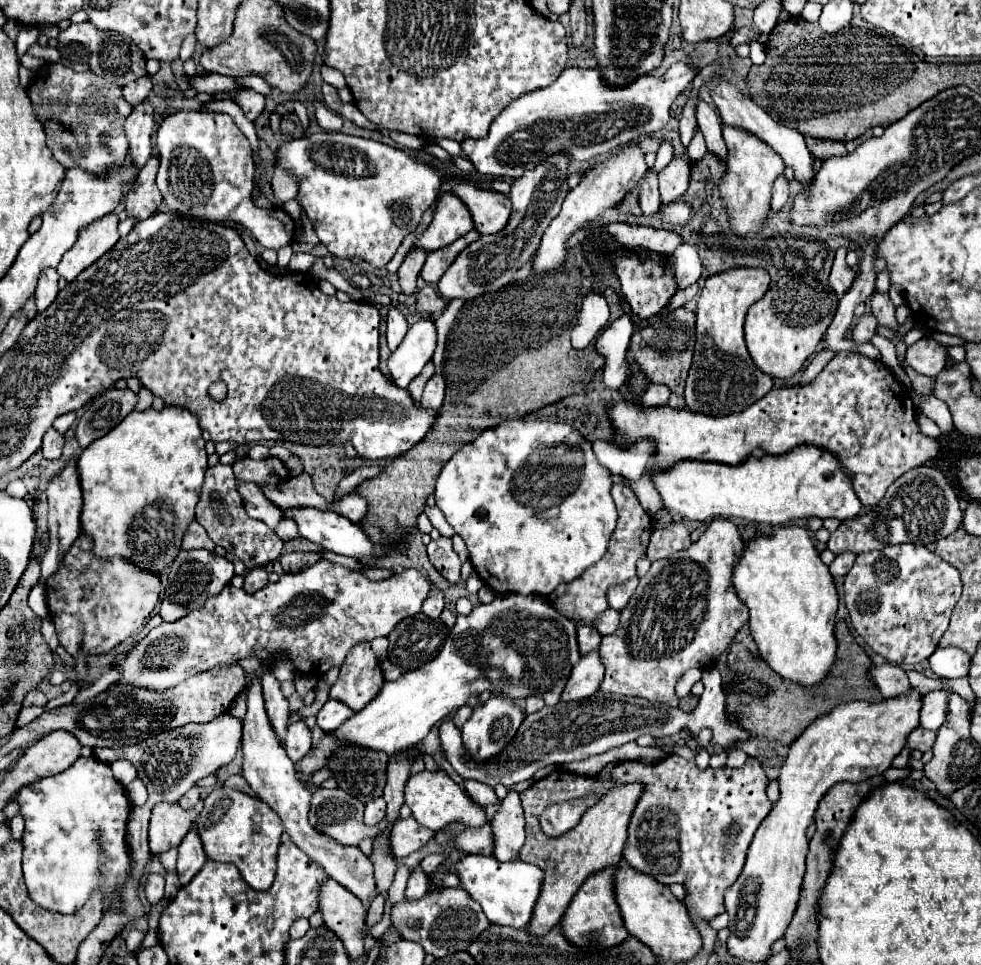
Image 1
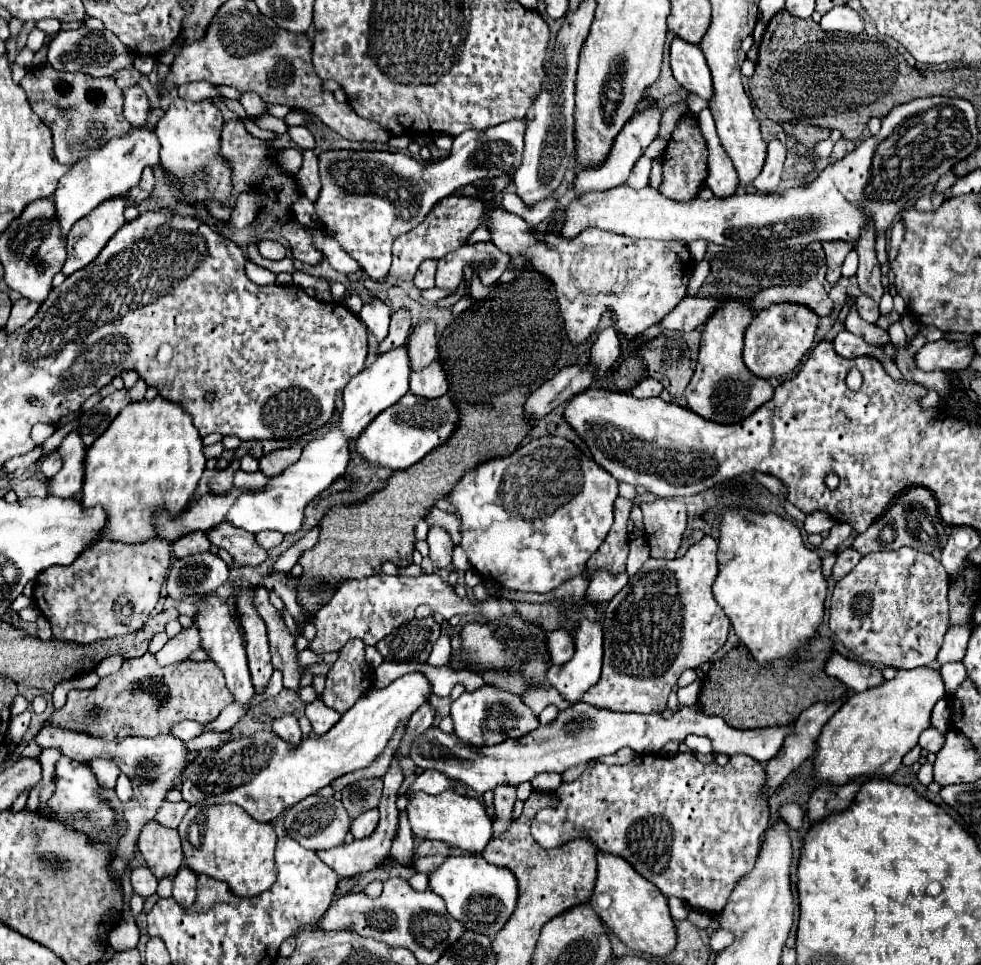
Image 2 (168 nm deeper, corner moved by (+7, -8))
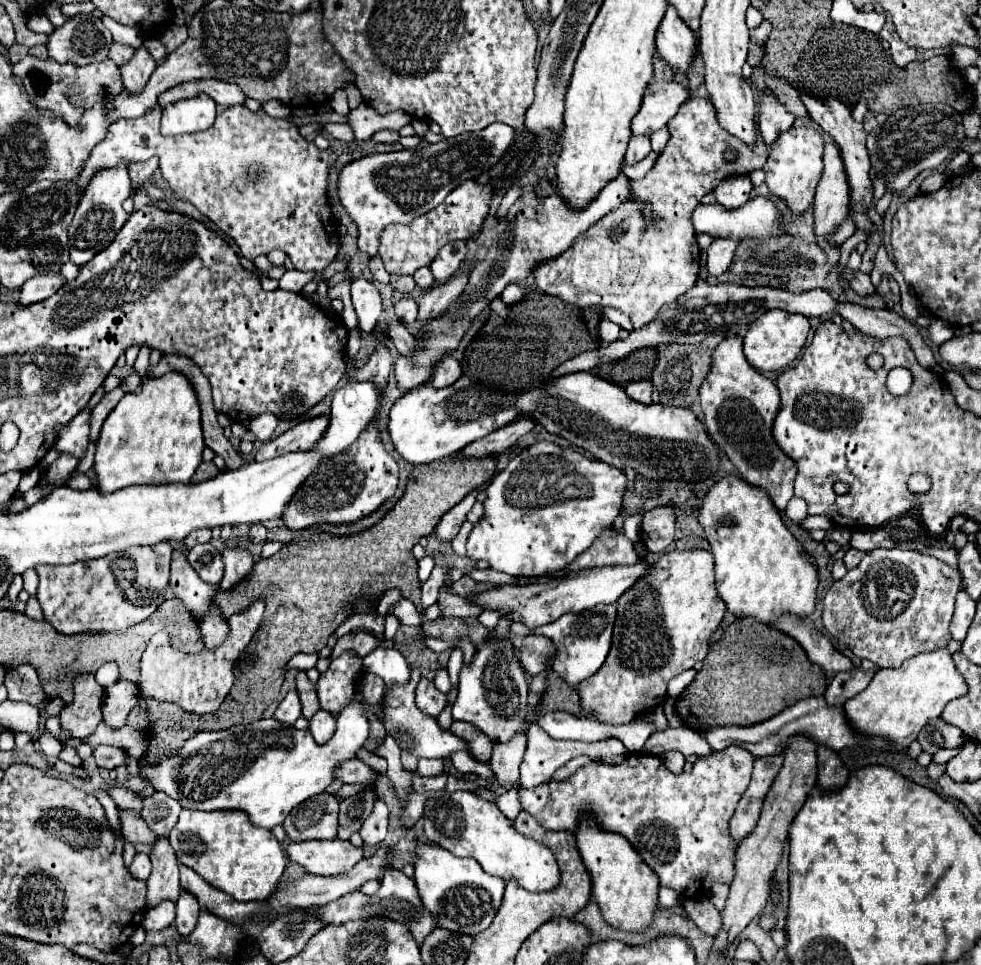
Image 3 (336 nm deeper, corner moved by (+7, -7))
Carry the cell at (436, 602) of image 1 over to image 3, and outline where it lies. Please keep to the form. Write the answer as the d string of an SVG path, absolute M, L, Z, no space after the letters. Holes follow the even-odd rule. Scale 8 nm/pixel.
M434 566L430 578L422 584L422 598L420 598L422 608L428 608L428 606L436 604L436 600L438 600L438 588L442 586L442 582L448 580L446 574L448 574L446 570L442 570L440 566Z

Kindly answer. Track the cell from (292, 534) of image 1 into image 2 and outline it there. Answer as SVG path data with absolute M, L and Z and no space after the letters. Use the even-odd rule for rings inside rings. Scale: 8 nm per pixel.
M260 531L260 533L256 533L256 541L258 541L258 545L264 547L266 551L278 547L278 545L282 543L282 539L284 539L284 535L278 533L278 531Z

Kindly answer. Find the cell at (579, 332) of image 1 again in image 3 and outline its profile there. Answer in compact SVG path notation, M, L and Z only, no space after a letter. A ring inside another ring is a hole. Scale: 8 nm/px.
M708 98L686 100L680 106L678 114L668 122L668 130L670 130L670 140L664 152L658 156L650 174L646 174L644 180L632 182L634 194L640 200L652 204L658 222L654 226L644 226L642 214L638 214L640 212L638 204L624 204L618 210L610 212L598 224L590 226L584 234L580 234L562 256L536 264L538 268L534 268L532 274L536 278L536 286L542 292L552 294L562 302L576 306L580 310L586 310L590 306L610 306L622 310L624 314L628 314L634 330L636 328L640 330L650 322L650 318L654 318L654 314L658 314L658 310L666 302L676 302L682 294L686 294L686 290L690 290L690 286L694 286L700 272L700 248L696 244L696 234L690 222L692 210L696 208L696 204L700 204L704 194L712 192L718 186L722 178L732 174L750 174L752 170L762 168L766 164L768 152L760 136L756 140L756 146L750 148L740 140L736 140L734 136L730 136L726 130L722 130L716 120L714 106ZM726 150L734 150L736 158L730 162L724 160Z

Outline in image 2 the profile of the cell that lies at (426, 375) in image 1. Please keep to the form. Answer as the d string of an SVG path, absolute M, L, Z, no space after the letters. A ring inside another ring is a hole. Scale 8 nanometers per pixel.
M424 321L418 323L412 329L412 335L408 339L408 357L412 367L418 371L426 365L430 365L436 359L436 323Z

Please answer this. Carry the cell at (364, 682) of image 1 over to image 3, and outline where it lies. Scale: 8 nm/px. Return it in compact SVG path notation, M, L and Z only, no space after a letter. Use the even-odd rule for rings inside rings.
M344 652L340 658L332 660L326 674L322 674L316 684L320 706L332 714L340 714L342 708L354 700L360 678L362 658L354 652Z

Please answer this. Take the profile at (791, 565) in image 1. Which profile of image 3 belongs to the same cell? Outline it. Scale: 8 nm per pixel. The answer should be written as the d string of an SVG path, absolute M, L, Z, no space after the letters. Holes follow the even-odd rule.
M738 476L722 478L706 494L700 508L700 524L710 542L710 552L716 558L716 590L726 608L736 618L754 618L762 624L772 624L776 618L786 614L796 618L806 618L816 608L818 594L818 566L816 558L808 554L802 544L794 538L790 528L782 522L776 506L770 502L766 490L746 484Z

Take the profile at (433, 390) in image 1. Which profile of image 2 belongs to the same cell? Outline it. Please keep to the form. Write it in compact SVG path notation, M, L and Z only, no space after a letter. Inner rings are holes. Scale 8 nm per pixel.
M432 361L422 371L410 371L410 391L420 397L434 399L448 391L448 379L440 361Z

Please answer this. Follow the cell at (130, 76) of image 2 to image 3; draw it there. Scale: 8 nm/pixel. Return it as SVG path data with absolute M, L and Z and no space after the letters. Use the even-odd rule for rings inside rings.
M112 44L112 48L110 48L110 58L112 58L114 64L118 64L120 68L122 68L126 62L130 62L132 56L134 56L134 48L130 48L130 46Z

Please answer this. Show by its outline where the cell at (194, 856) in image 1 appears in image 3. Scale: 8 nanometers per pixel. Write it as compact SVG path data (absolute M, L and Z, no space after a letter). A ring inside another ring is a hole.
M182 890L178 896L178 902L176 902L176 924L174 926L176 926L178 934L184 936L194 930L198 912L200 912L198 900L188 890Z

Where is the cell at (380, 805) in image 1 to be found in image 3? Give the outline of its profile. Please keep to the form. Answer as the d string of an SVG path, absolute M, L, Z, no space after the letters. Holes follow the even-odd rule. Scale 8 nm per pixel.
M378 800L374 804L372 814L364 820L364 824L360 828L360 836L362 836L364 844L376 846L386 838L386 830L388 830L388 808L382 800Z

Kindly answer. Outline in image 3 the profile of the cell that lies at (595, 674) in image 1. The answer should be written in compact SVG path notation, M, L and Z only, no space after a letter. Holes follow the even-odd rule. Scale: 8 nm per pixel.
M600 604L600 606L592 608L592 610L582 612L582 614L564 614L556 622L552 622L548 626L542 626L542 628L536 628L536 630L528 630L520 622L512 622L510 628L512 628L514 634L520 634L520 636L544 634L544 636L552 638L556 648L558 648L558 654L556 654L556 658L552 662L552 670L556 670L558 676L564 682L570 682L570 686L576 688L586 678L594 676L594 672L604 664L606 654L610 650L614 620L616 620L616 604Z

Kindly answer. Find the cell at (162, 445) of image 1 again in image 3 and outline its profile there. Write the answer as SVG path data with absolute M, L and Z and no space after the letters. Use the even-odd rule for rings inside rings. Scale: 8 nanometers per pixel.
M172 372L162 378L144 378L140 388L140 392L126 394L102 426L94 456L100 494L136 484L188 484L202 462L200 406L190 382L182 374Z

